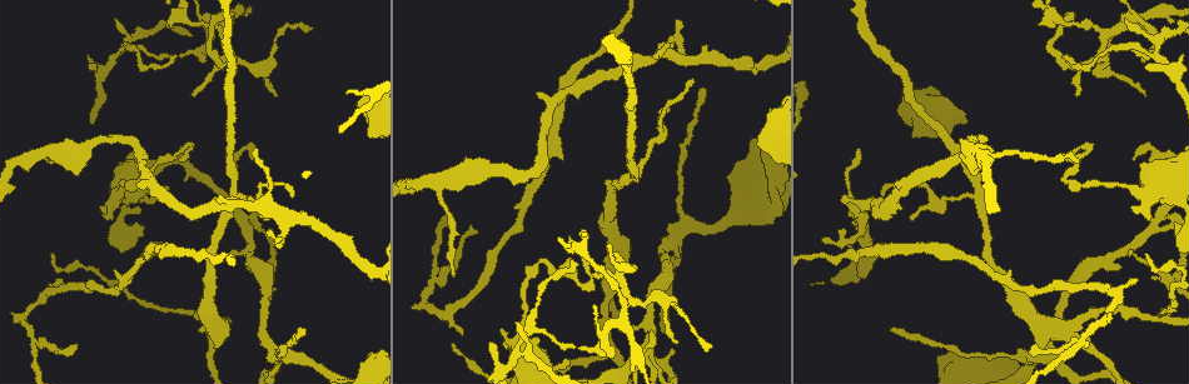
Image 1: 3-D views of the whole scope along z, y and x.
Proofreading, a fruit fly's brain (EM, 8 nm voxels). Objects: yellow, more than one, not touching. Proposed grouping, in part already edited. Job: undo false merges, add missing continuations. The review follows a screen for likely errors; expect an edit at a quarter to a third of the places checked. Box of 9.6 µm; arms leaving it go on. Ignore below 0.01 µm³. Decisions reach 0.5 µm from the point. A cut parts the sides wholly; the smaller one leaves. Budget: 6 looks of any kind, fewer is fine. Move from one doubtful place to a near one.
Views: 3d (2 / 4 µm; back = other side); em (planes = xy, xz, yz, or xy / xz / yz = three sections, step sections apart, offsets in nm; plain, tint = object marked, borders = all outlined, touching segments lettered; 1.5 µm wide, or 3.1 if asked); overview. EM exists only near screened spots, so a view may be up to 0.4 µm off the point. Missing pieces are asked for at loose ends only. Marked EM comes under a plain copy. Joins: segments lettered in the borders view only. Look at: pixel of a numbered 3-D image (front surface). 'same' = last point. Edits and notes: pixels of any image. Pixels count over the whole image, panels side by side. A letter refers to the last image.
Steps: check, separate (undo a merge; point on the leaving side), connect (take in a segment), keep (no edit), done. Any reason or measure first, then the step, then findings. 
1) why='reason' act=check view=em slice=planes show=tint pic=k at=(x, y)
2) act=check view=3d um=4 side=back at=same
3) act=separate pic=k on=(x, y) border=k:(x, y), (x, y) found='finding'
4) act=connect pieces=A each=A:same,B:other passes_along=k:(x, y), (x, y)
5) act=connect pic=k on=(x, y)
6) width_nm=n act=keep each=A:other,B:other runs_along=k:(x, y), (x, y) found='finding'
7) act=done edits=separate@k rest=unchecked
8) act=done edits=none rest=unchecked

why='narrows sharply' act=check view=em slice=planes show=borders pic=1 at=(1099, 185)

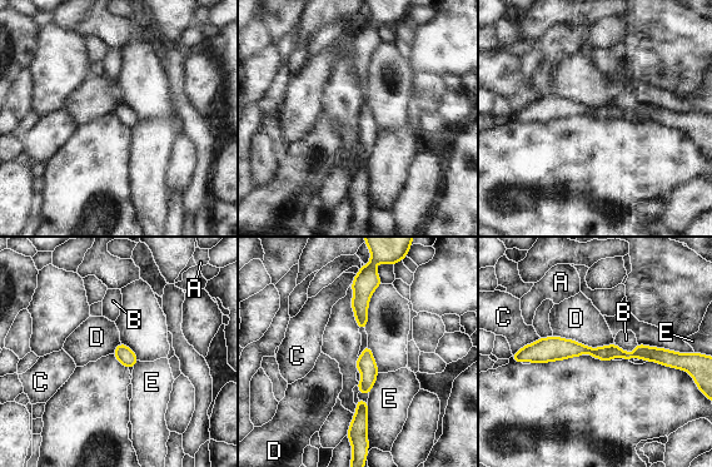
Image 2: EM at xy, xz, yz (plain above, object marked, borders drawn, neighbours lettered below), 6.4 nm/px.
width_nm=100 act=keep each=A:other,B:other,C:other,D:other,E:other runs_along=2:(648, 351), (543, 349), (517, 358) found='all the same neuron'

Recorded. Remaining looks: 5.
why='three-way junction' act=check view=3d um=2 pic=1 at=(34, 342)

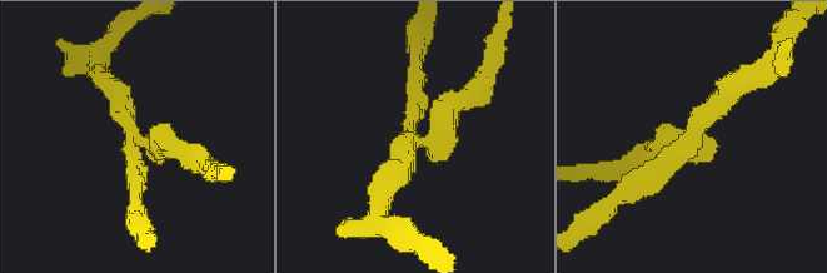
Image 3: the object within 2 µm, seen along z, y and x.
arms=3 why='now the EM' act=check view=em slice=xz step=4 show=tint pic=3 at=(685, 146)

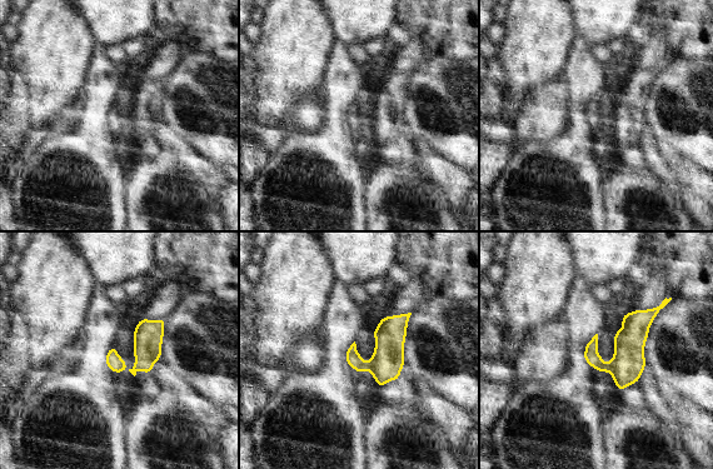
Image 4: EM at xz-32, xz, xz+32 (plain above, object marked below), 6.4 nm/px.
act=check view=em slice=planes show=borders at=same

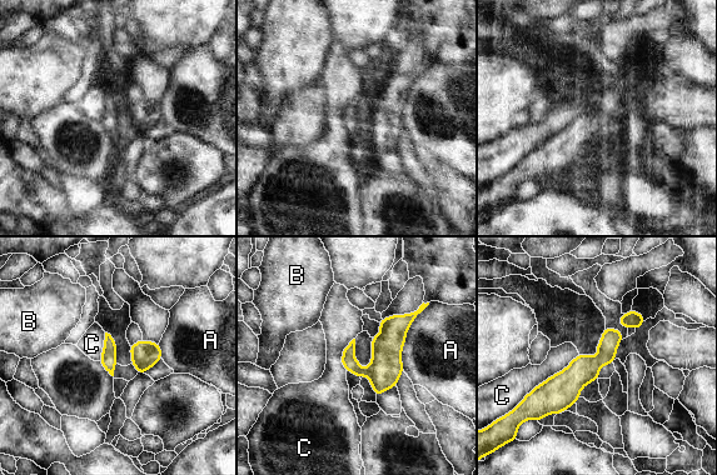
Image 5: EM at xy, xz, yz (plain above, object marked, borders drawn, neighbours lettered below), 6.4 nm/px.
act=separate pic=5 on=(386, 366) each=A:other,B:other,C:other border=5:(363, 369), (364, 374) found='two neurons meet here'

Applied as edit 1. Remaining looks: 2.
why='an open end' act=check view=em slice=xy step=8 show=borders pic=1 at=(1072, 13)

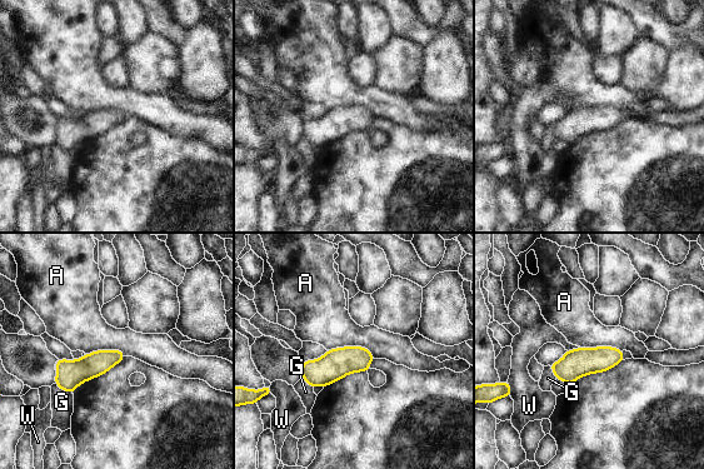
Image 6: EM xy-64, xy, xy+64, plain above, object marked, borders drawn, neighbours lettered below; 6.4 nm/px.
act=check view=em slice=planes show=borders at=same

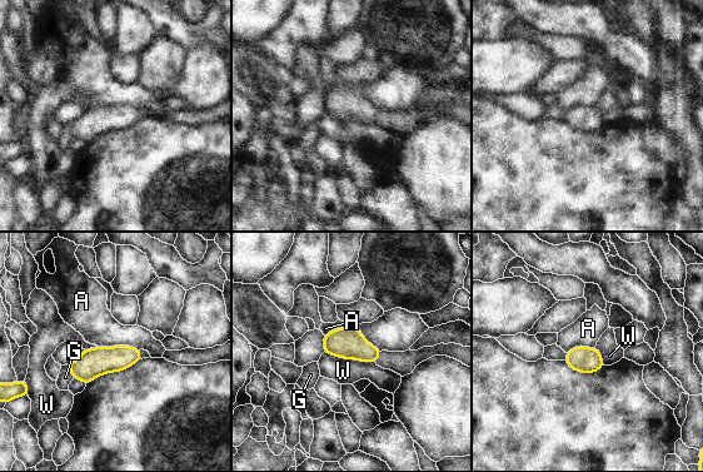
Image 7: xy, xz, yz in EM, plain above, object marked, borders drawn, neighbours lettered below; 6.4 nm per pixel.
width_nm=170 act=keep each=A:other,G:other,W:other border=7:(98, 346), (131, 346), (139, 349) found='no lettered segment goes on from it'

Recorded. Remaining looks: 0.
act=done edits=separate@5 rest=unchecked

